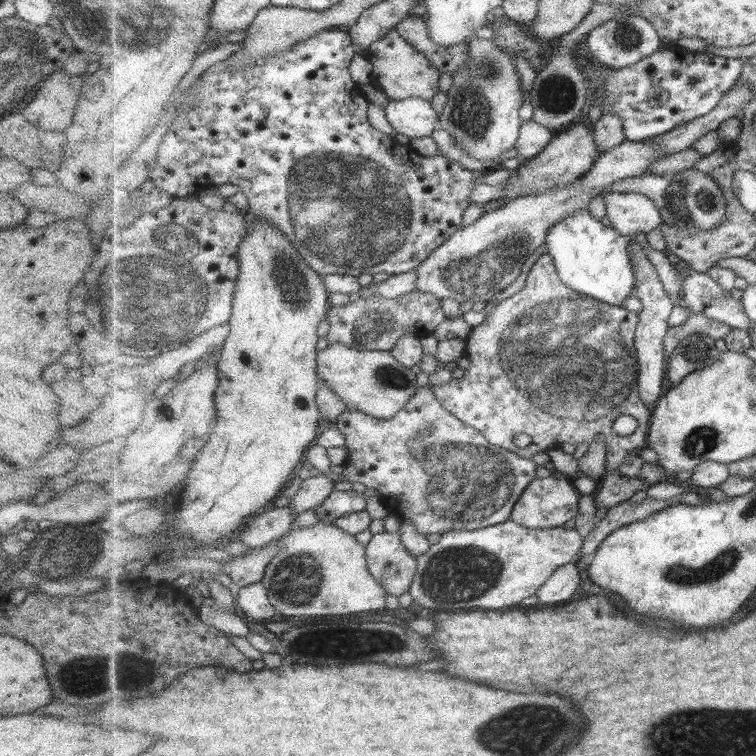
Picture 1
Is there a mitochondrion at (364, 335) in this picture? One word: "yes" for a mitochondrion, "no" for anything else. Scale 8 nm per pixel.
yes

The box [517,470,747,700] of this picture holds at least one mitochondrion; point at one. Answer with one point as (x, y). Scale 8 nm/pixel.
(723, 563)

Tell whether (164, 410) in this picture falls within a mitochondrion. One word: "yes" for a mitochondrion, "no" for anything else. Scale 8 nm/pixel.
no

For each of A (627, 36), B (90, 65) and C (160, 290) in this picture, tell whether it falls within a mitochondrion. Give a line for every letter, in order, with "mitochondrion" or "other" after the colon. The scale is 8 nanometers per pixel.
A: mitochondrion
B: other
C: mitochondrion

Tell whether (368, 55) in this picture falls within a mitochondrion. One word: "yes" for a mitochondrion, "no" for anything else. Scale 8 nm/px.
no

